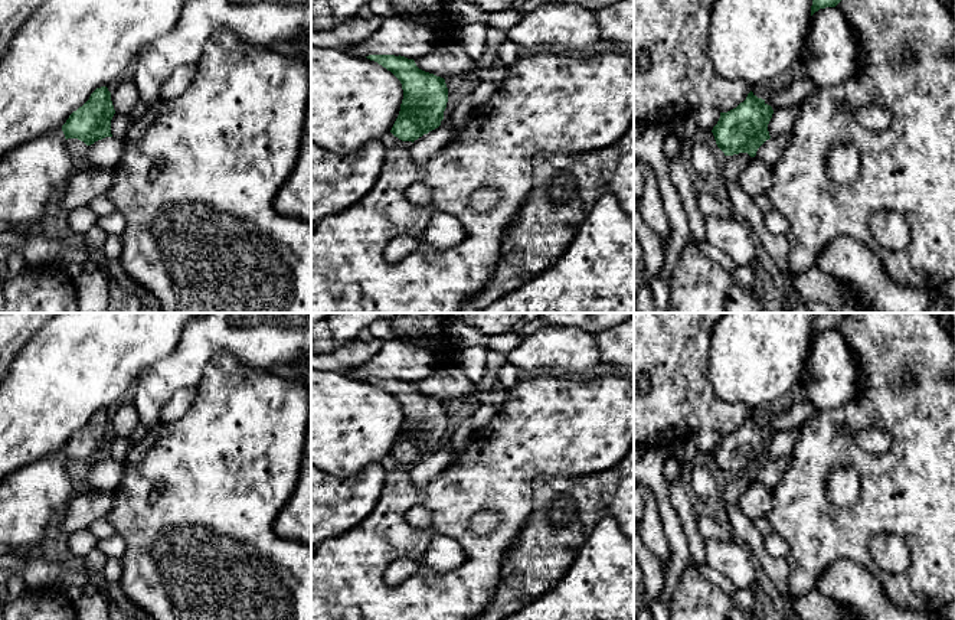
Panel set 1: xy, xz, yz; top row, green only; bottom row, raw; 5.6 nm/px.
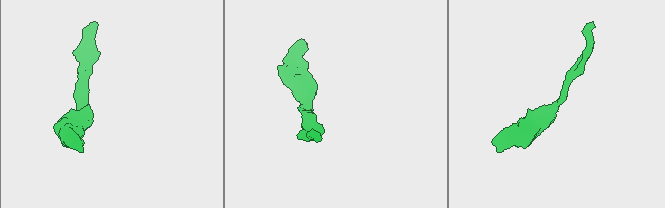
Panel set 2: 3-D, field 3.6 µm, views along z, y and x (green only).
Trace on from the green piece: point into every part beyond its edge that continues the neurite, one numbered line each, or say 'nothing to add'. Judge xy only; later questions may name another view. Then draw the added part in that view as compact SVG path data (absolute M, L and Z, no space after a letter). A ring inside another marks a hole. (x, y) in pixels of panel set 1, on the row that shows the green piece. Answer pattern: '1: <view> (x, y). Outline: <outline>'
nothing to add

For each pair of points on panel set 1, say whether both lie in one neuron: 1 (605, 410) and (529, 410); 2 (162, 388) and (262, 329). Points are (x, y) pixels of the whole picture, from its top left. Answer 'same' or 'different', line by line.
1: same
2: same

